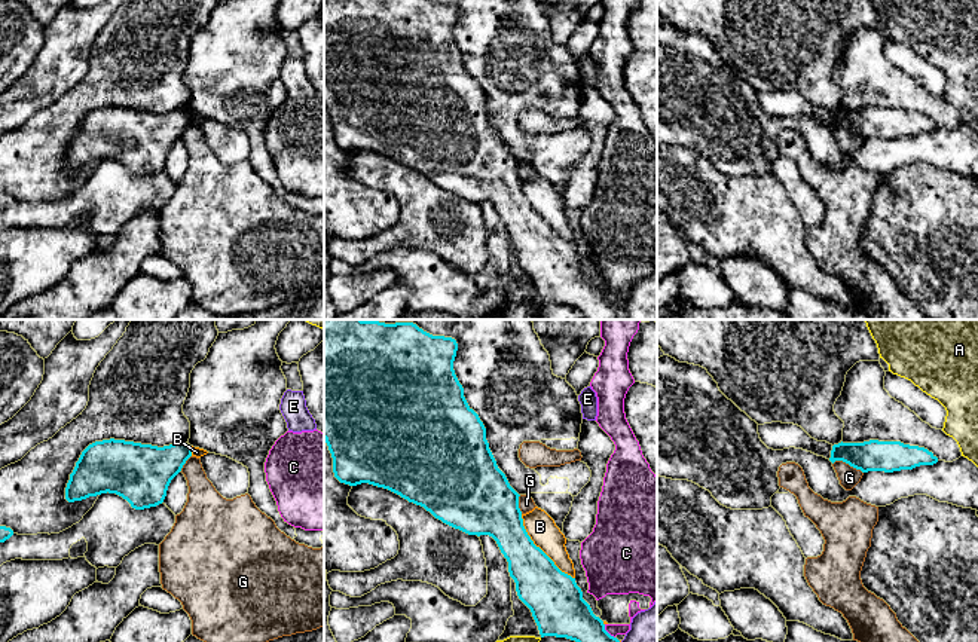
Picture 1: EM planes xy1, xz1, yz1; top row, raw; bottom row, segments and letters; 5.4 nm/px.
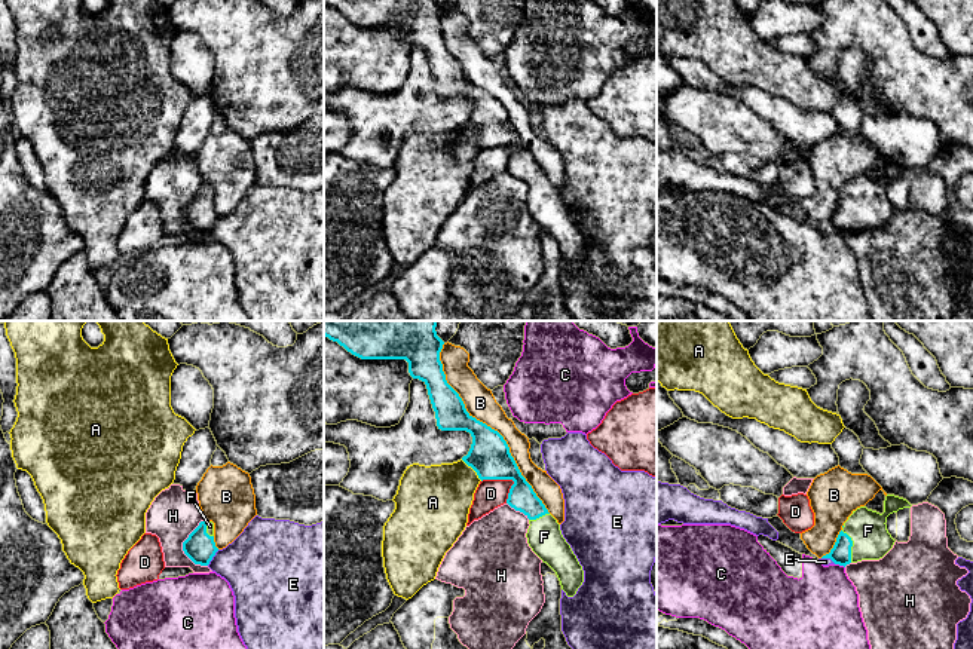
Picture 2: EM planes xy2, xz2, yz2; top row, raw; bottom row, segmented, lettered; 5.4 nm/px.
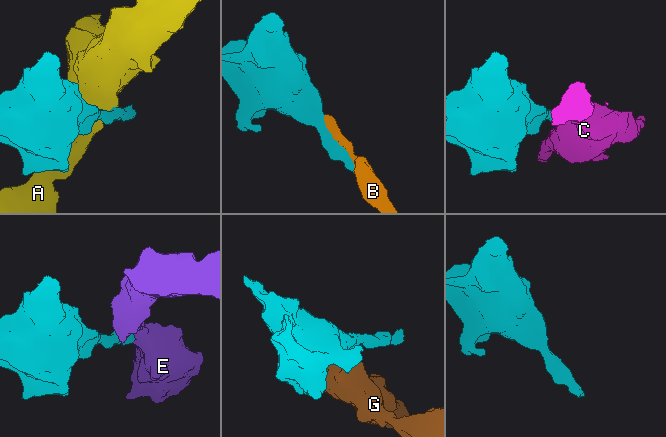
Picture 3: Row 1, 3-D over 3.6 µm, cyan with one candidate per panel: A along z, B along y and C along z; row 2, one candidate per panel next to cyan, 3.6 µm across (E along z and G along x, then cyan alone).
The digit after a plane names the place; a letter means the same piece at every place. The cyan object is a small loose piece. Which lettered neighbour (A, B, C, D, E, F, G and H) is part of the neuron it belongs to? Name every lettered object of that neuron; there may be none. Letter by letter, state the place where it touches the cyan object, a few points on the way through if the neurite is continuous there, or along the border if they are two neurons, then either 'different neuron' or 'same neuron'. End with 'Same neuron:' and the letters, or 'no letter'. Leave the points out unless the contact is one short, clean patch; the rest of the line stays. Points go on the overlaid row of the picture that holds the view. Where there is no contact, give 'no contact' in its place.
A: xz2 (473, 468) | along xz2 (461, 459), (482, 480) | different neuron
B: xz2 (489, 426) | different neuron
C: yz2 (840, 565) | different neuron
D: xz2 (508, 478) | along xz2 (482, 480), (511, 480), (513, 484), (507, 502) | different neuron
E: xy2 (213, 556) | along xy2 (219, 550), (207, 565) | different neuron
F: yz2 (851, 545) | across yz2 (840, 554), (851, 545), (868, 530) | same neuron
G: yz1 (847, 462) | along yz1 (833, 462), (847, 462), (862, 473) | different neuron
H: xy2 (183, 544) | along xy2 (204, 520), (183, 542), (183, 551), (201, 566) | different neuron
Same neuron: F

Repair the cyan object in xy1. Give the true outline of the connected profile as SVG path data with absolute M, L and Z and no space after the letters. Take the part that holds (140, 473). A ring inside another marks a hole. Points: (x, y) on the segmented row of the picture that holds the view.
M114 438L95 441L76 462L65 487L65 499L74 502L109 492L122 496L135 510L156 507L163 502L171 480L190 456L192 446L187 443L158 447Z

